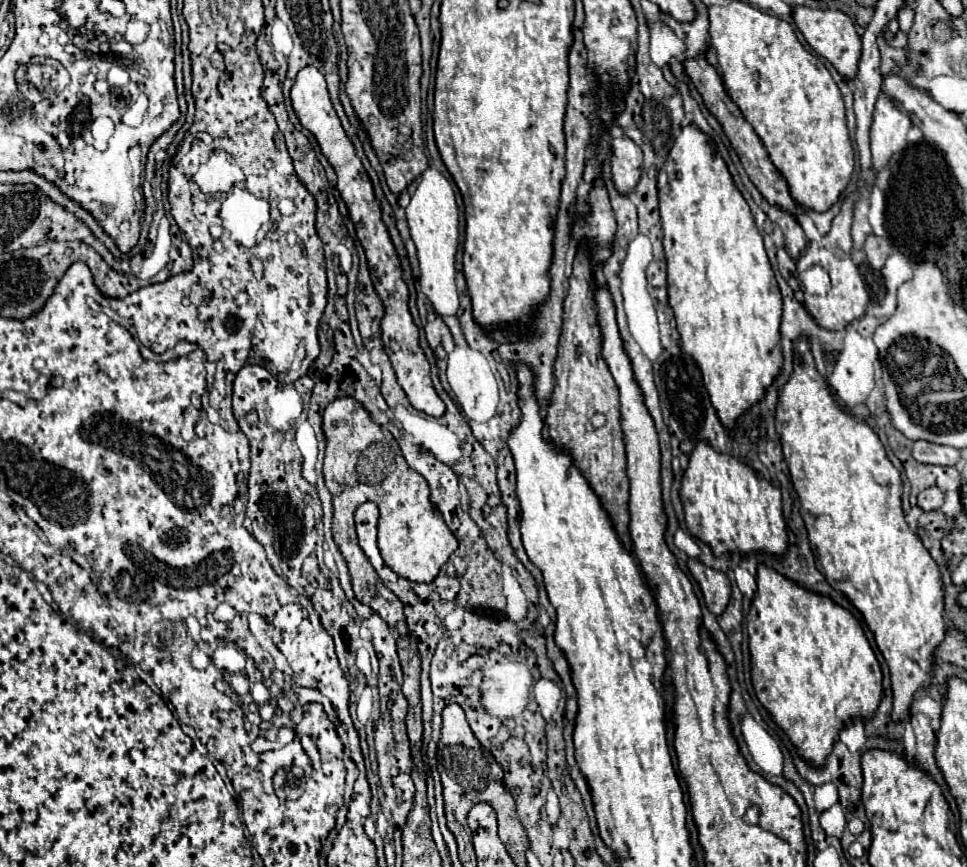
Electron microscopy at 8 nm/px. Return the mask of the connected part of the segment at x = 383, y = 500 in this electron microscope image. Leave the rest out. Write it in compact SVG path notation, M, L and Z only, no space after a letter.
M351 397L335 399L323 413L323 433L327 437L327 453L323 463L325 485L333 495L333 539L345 543L351 537L355 509L371 501L379 507L379 549L397 575L431 583L449 555L457 549L455 535L447 529L441 515L429 501L427 481L415 473L401 455L393 435L375 425L357 401Z

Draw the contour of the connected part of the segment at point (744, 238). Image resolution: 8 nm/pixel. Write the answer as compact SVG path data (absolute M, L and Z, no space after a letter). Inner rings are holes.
M695 125L683 127L659 171L659 209L667 257L669 305L675 313L681 349L697 363L717 417L725 431L731 431L737 419L765 397L767 387L771 387L783 369L779 335L783 299L749 205L733 185L711 139ZM665 185L669 185L669 193L663 191Z

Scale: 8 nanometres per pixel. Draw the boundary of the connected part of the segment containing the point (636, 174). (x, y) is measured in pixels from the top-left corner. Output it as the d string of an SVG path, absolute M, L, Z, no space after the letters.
M611 137L609 147L611 147L609 165L611 165L613 183L619 193L627 195L637 185L637 181L641 177L643 153L629 137L623 137L623 139Z

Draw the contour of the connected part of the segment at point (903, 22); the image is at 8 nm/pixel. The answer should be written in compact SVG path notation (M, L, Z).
M905 6L901 8L897 14L897 20L902 32L911 28L914 20L914 9L912 6Z

